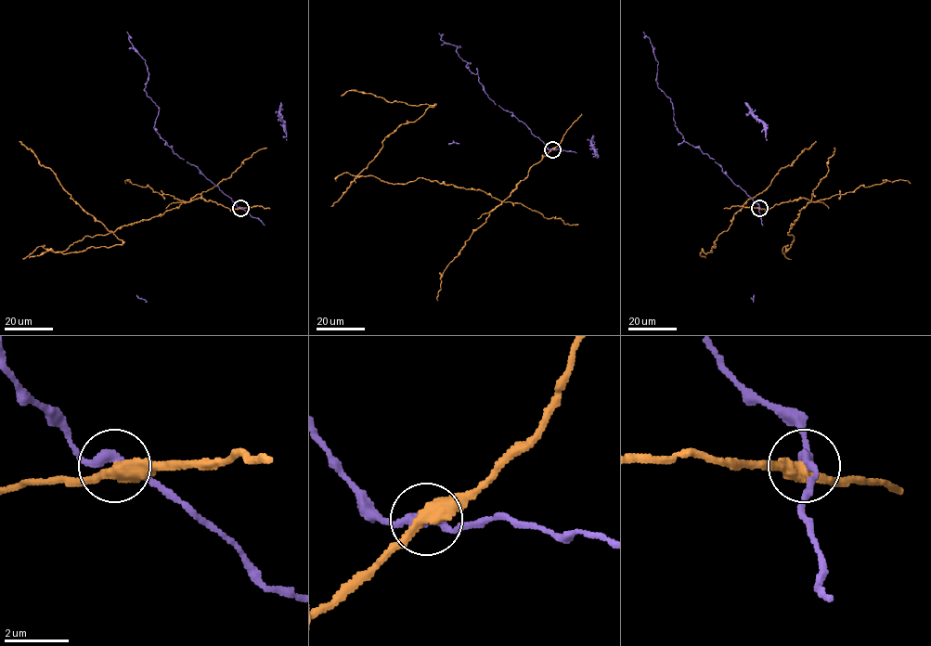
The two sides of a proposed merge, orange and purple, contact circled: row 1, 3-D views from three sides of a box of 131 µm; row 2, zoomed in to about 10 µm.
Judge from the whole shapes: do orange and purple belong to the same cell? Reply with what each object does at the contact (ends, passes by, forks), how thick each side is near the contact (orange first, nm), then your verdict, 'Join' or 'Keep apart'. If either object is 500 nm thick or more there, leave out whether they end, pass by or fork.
At the ring orange passes by. At the ring purple passes by. Thickness 400 nm (orange) against 280 nm. Keep apart

